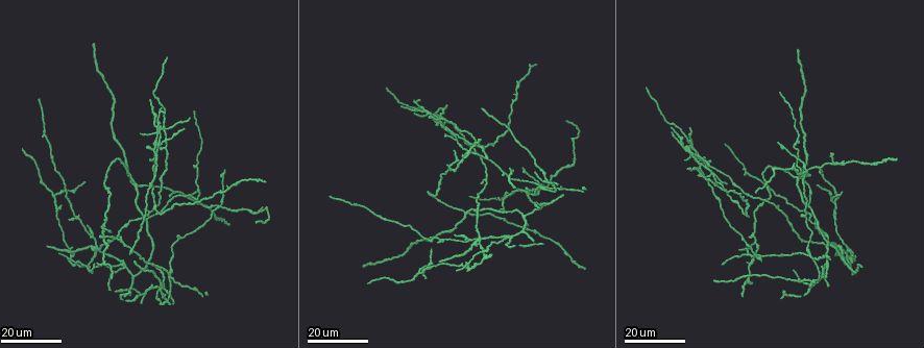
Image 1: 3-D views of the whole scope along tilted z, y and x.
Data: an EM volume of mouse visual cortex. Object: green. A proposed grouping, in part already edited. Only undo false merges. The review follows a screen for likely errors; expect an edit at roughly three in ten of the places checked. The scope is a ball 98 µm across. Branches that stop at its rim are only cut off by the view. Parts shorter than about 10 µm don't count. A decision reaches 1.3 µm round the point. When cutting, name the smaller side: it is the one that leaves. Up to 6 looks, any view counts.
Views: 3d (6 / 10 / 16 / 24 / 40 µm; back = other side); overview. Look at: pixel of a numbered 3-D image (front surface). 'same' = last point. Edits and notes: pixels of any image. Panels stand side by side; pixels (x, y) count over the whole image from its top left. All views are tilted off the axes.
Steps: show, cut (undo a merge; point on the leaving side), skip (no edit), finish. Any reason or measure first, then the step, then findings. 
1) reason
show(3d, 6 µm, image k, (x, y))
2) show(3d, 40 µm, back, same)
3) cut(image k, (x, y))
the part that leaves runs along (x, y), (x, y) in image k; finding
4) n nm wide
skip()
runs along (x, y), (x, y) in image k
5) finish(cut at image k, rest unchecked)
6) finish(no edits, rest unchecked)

calibre changes
show(3d, 24 µm, image 1, (148, 289))

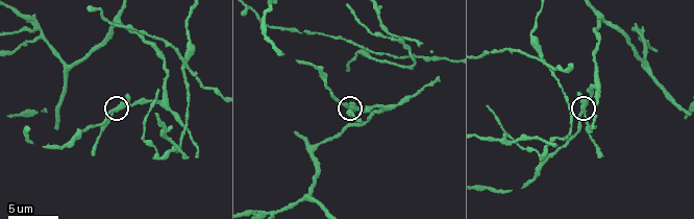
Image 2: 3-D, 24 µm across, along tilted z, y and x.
show(3d, 6 µm, image 2, (115, 108))

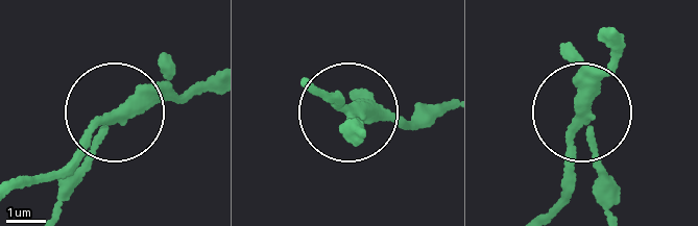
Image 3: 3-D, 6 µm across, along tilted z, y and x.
cut(image 3, (170, 55))
the part that leaves runs along (131, 100), (58, 168), (16, 179) in image 3; two neurons meet here

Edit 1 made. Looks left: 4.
three-way junction
show(3d, 10 µm, image 2, (33, 23))

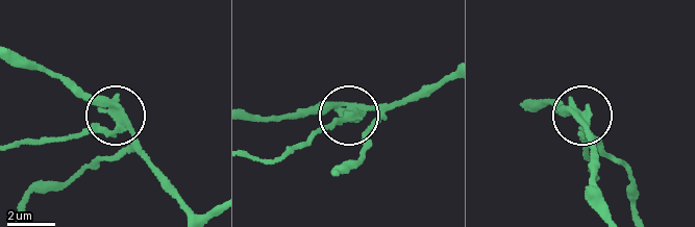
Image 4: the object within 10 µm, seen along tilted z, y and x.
cut(image 4, (82, 131))
the part that leaves runs along (118, 121), (55, 140), (20, 141) in image 4; two neurons meet here

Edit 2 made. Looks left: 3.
looks like a crossing
show(3d, 16 µm, image 1, (219, 205))

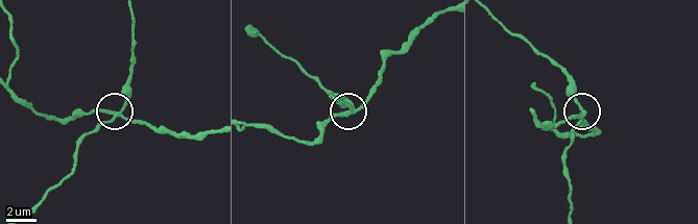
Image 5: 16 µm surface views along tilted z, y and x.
show(3d, 6 µm, image 5, (351, 107))

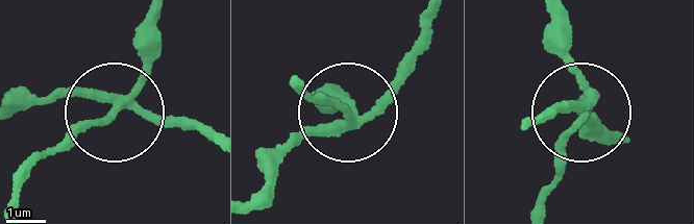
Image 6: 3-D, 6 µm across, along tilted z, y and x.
show(3d, 6 µm, back, image 6, (348, 116))

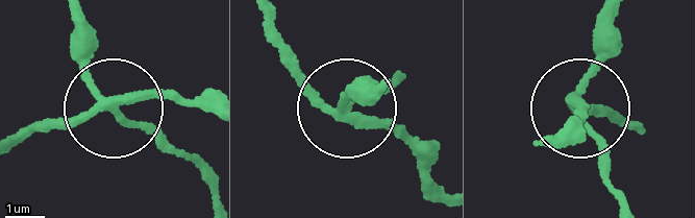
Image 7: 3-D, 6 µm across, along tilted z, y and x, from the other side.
4 arms
cut(image 7, (80, 50))
the part that leaves runs along (105, 101), (195, 166), (212, 200) in image 7; two neurons meet here

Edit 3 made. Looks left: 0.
finish(cut at image 3, cut at image 4, cut at image 7, rest unchecked)

